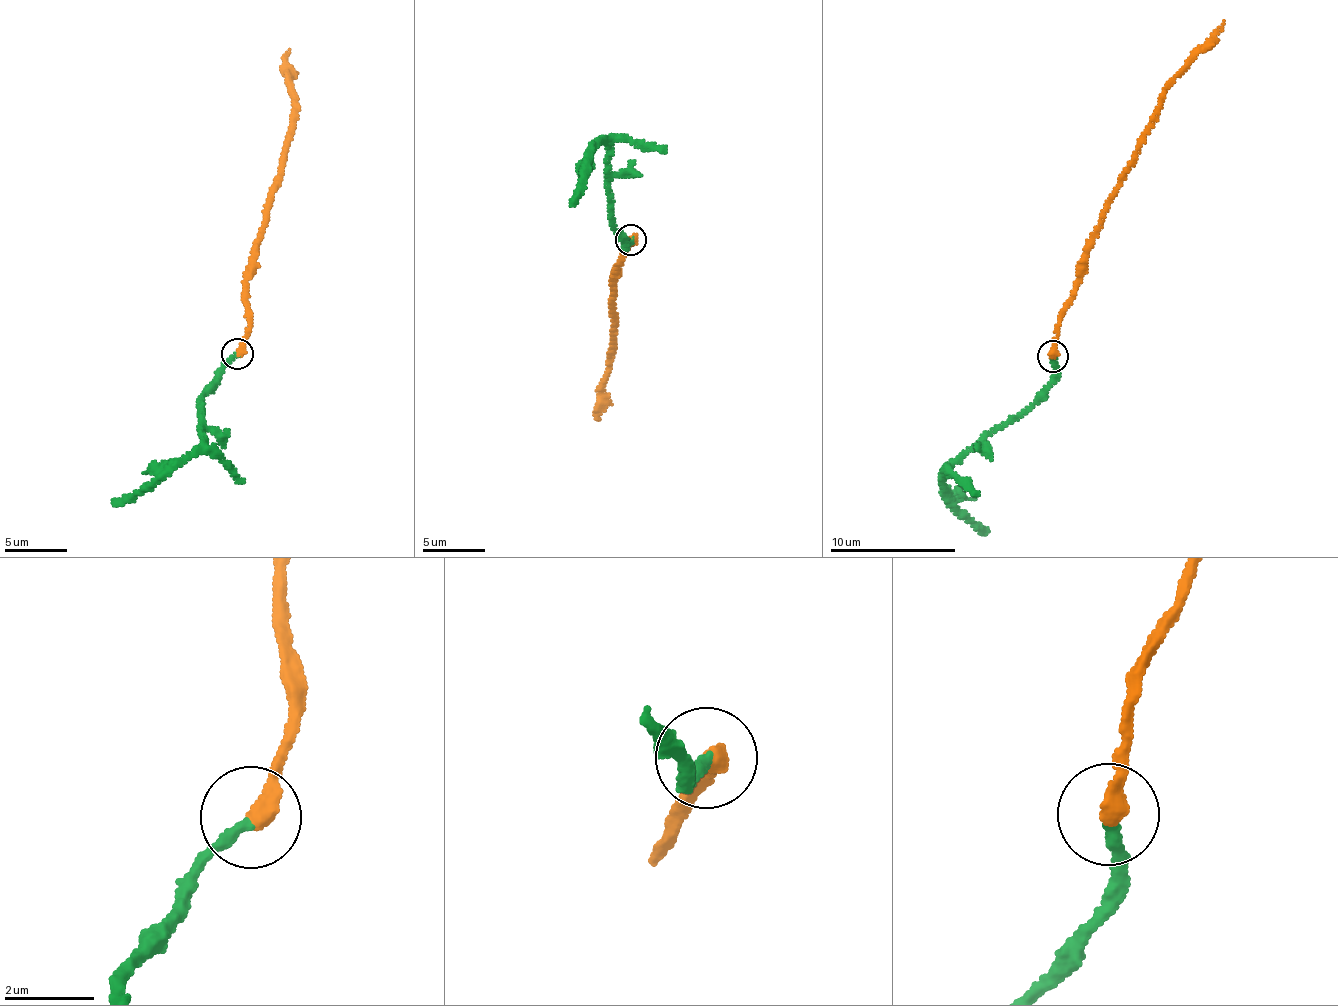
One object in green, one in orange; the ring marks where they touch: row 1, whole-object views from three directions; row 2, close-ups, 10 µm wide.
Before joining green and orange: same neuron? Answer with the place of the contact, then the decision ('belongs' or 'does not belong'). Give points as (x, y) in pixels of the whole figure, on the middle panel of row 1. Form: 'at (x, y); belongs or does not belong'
at (631, 239); belongs

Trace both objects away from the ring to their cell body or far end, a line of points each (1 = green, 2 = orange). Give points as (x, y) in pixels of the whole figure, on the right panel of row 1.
1: (1052, 355), (1055, 369), (1043, 393), (949, 466), (943, 480), (951, 499), (987, 531)
2: (1053, 355), (1059, 316), (1074, 289), (1087, 240), (1135, 159), (1170, 79), (1224, 21)

